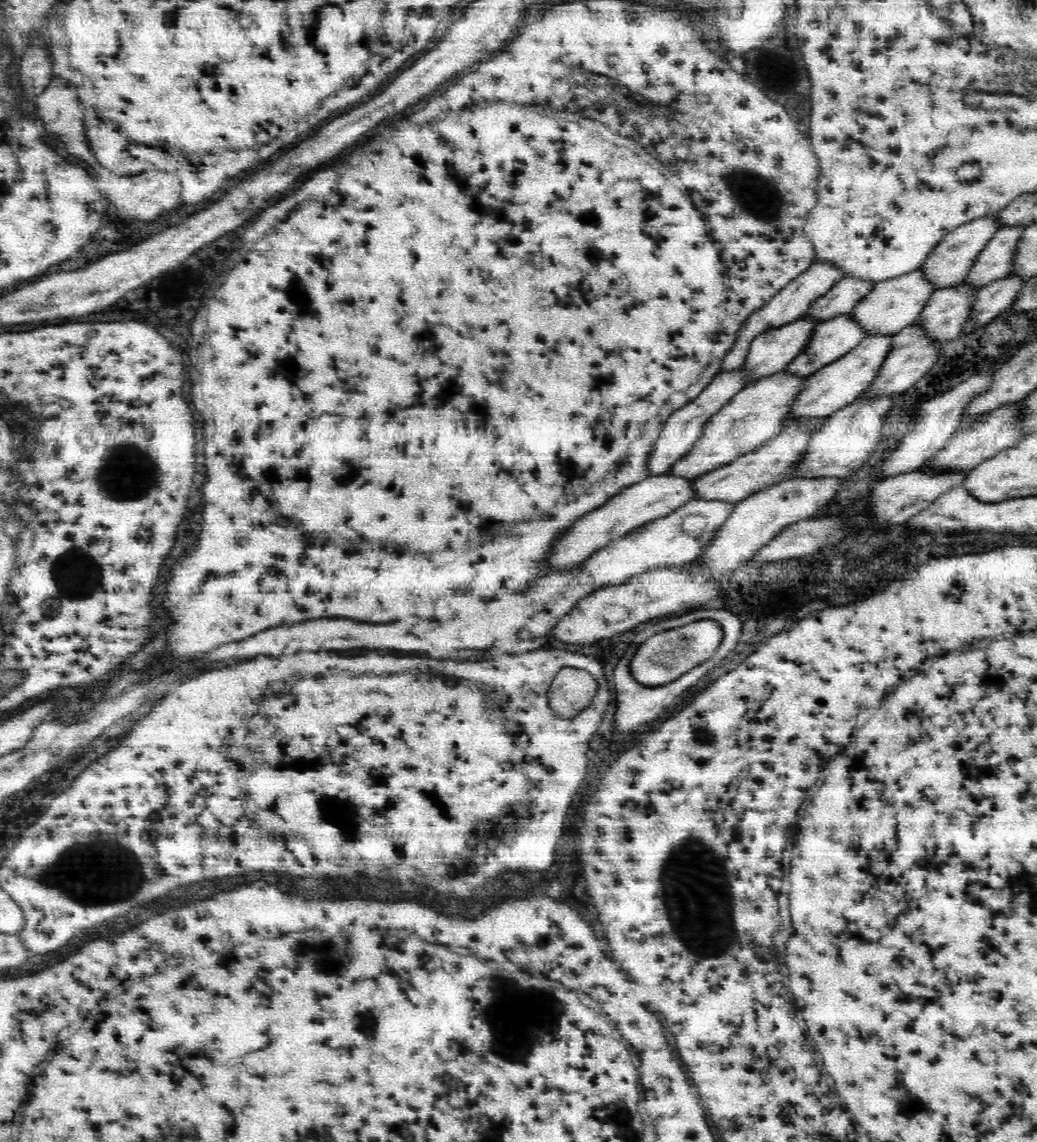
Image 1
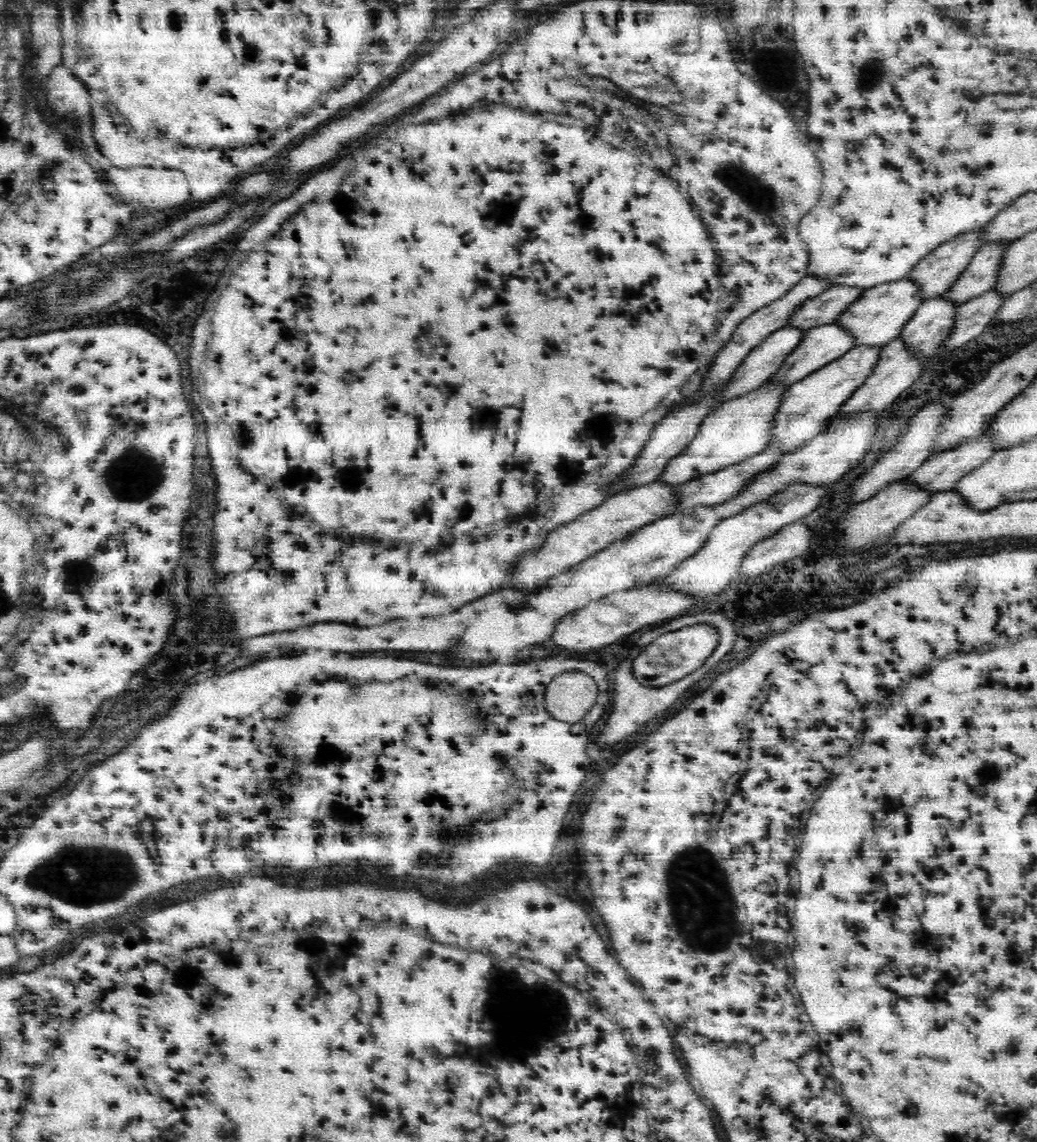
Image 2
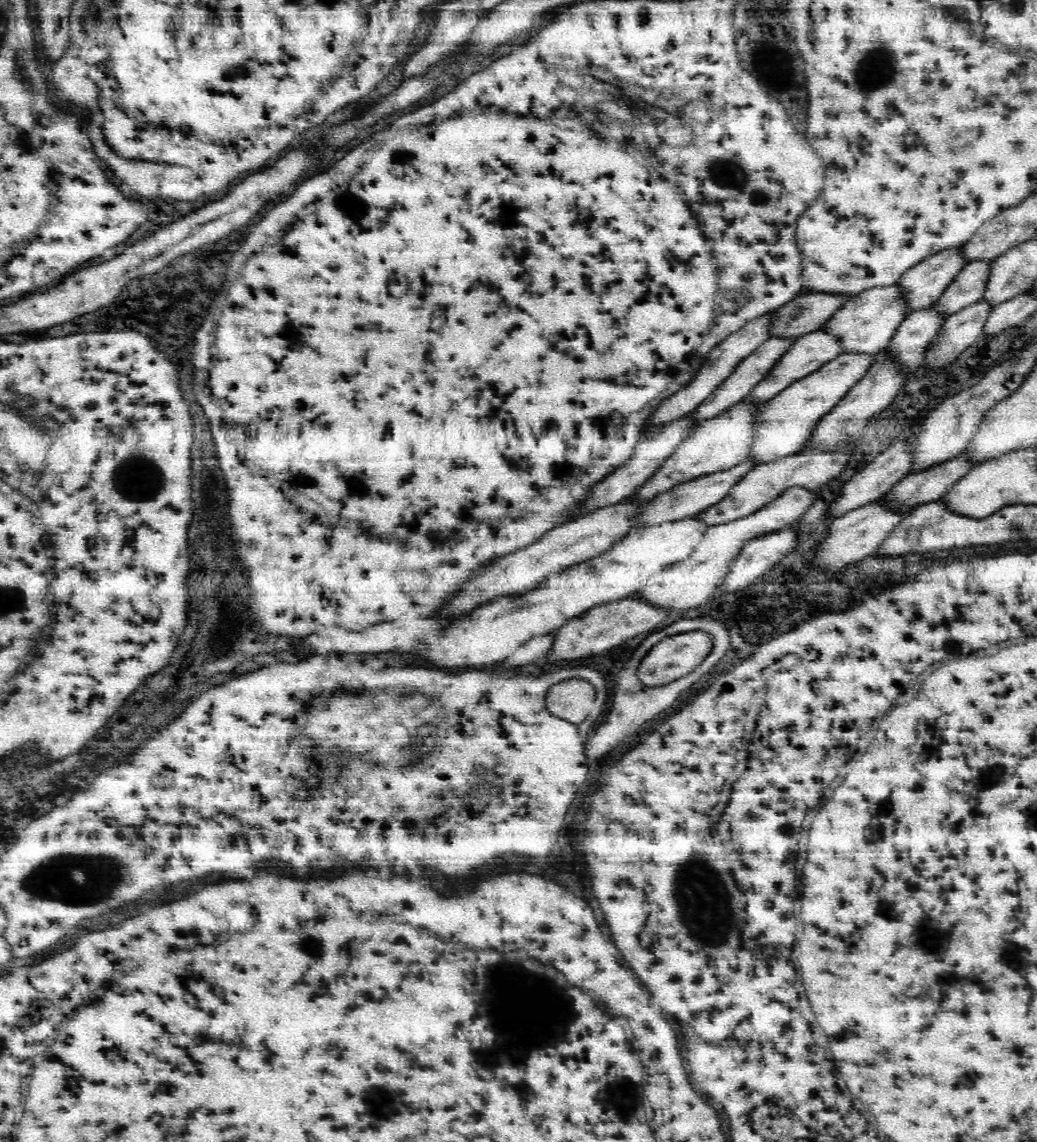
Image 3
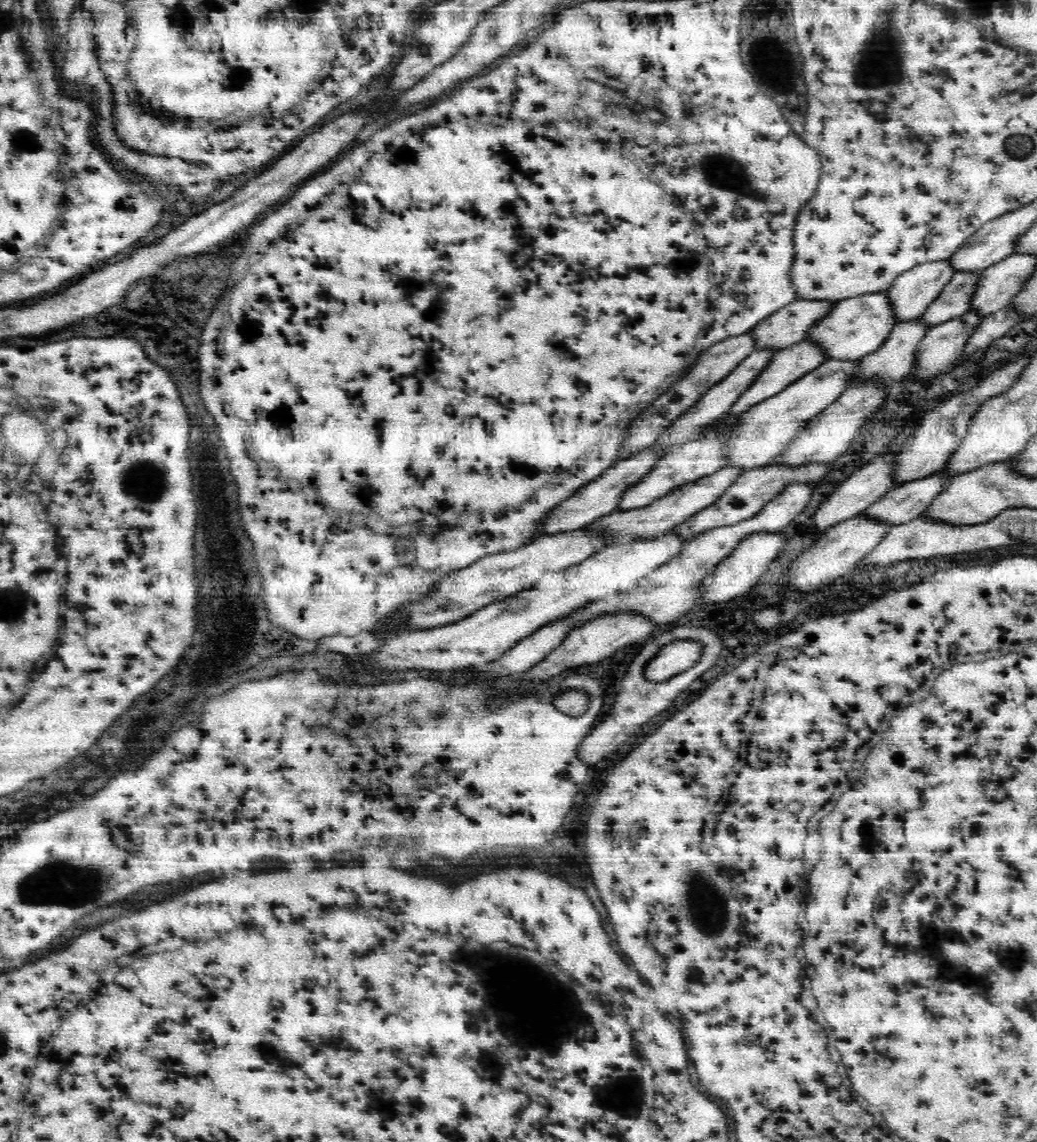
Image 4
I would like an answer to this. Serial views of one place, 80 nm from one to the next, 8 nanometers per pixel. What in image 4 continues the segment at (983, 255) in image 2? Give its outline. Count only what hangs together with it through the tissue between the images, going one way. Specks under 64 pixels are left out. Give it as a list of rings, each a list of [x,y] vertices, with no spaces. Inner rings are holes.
[[[955,271],[948,284],[938,294],[938,298],[935,298],[922,314],[924,323],[932,328],[953,318],[960,318],[962,314],[970,311],[973,306],[972,296],[976,292],[980,276],[978,271]]]

